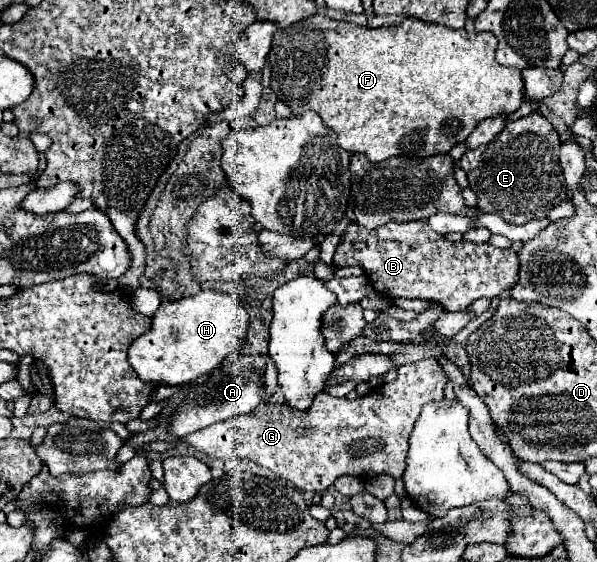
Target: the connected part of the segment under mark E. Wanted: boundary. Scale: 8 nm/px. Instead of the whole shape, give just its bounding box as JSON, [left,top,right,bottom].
[460,112,566,224]

